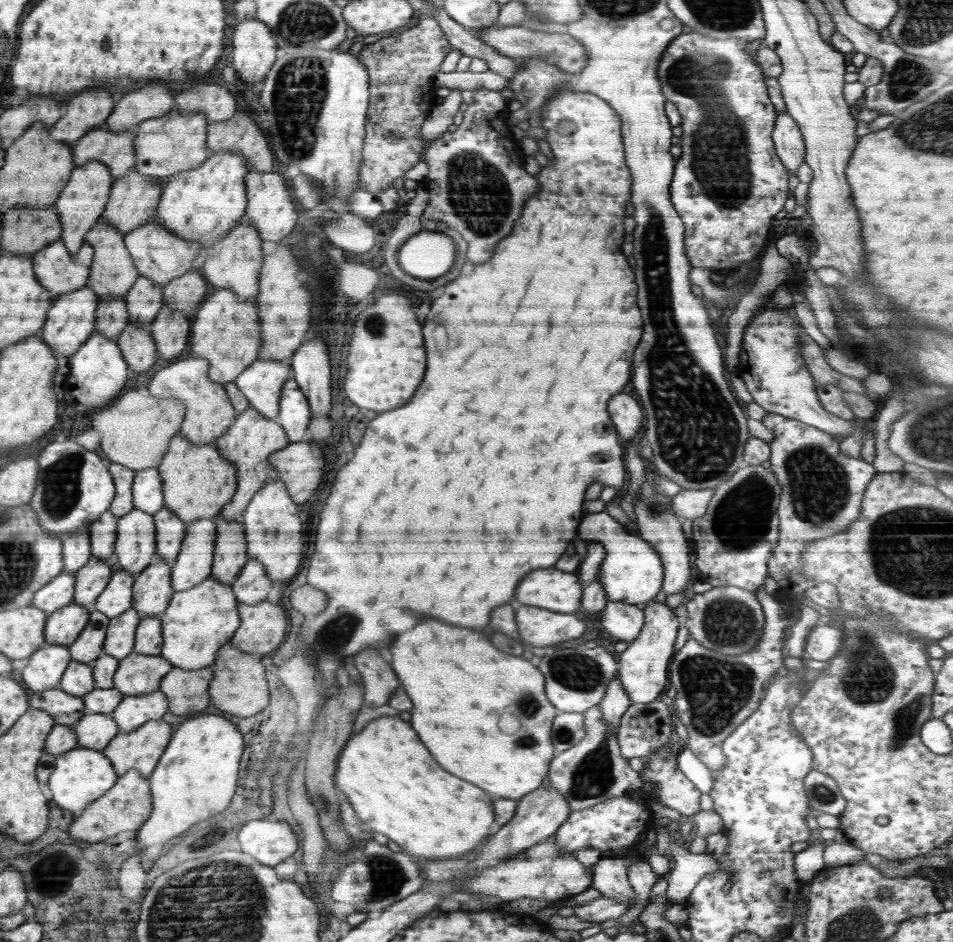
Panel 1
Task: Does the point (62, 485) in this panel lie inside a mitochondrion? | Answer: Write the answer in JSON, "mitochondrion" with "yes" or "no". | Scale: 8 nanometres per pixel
{"mitochondrion":"yes"}

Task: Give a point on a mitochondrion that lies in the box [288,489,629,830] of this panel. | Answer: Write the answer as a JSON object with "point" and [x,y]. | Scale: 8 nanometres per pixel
{"point":[595,776]}

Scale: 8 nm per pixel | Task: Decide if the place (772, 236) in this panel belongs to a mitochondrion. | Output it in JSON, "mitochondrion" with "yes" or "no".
{"mitochondrion":"no"}

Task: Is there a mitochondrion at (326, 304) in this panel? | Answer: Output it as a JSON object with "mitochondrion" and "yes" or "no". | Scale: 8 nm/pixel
{"mitochondrion":"no"}

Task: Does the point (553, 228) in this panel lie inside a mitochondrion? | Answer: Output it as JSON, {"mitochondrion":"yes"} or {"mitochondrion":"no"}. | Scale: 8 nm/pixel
{"mitochondrion":"no"}

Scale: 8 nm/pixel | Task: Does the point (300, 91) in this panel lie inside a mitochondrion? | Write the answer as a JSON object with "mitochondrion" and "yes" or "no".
{"mitochondrion":"yes"}

